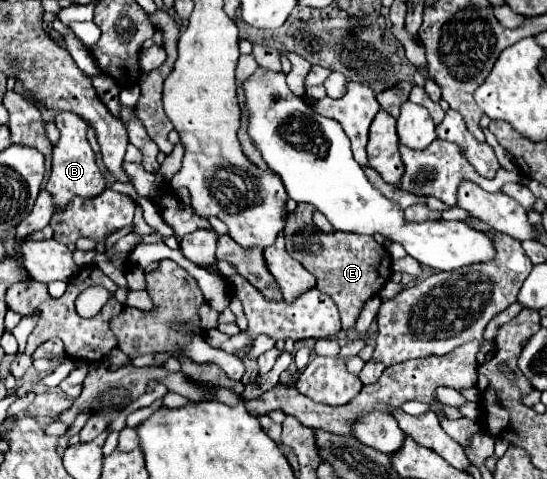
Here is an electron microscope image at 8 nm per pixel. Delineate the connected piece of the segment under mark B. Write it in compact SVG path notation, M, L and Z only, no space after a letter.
M60 111L60 113L56 113L56 127L60 129L60 139L52 151L52 171L50 171L46 189L54 195L56 209L62 209L76 195L94 197L94 195L102 193L106 189L106 179L102 177L102 173L96 165L94 151L90 149L90 143L86 139L88 123L80 115L74 115L70 111Z

